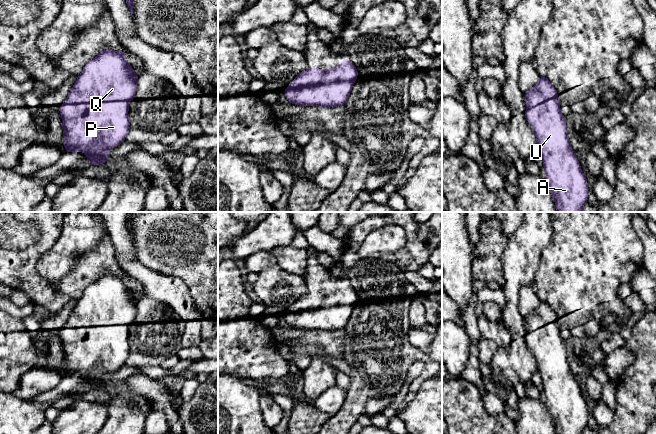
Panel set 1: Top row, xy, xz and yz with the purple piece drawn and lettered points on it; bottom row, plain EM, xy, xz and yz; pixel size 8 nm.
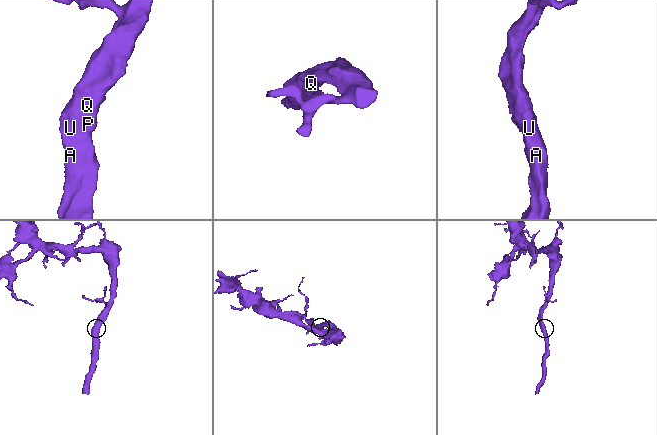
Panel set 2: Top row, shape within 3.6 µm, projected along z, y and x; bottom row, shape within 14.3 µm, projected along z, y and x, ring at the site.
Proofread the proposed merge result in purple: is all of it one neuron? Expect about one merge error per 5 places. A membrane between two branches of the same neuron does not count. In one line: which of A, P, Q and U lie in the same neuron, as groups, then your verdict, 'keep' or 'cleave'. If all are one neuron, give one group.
A P Q U | keep

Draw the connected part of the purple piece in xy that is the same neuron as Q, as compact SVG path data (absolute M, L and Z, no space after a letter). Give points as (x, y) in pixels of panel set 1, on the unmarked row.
M105 272L85 289L66 326L59 330L65 376L82 375L92 389L105 388L107 374L121 368L129 357L128 326L135 322L138 302L125 284L125 275Z

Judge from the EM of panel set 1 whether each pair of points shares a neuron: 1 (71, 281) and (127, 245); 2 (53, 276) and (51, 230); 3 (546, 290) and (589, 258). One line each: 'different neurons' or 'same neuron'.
1: different neurons
2: different neurons
3: same neuron

